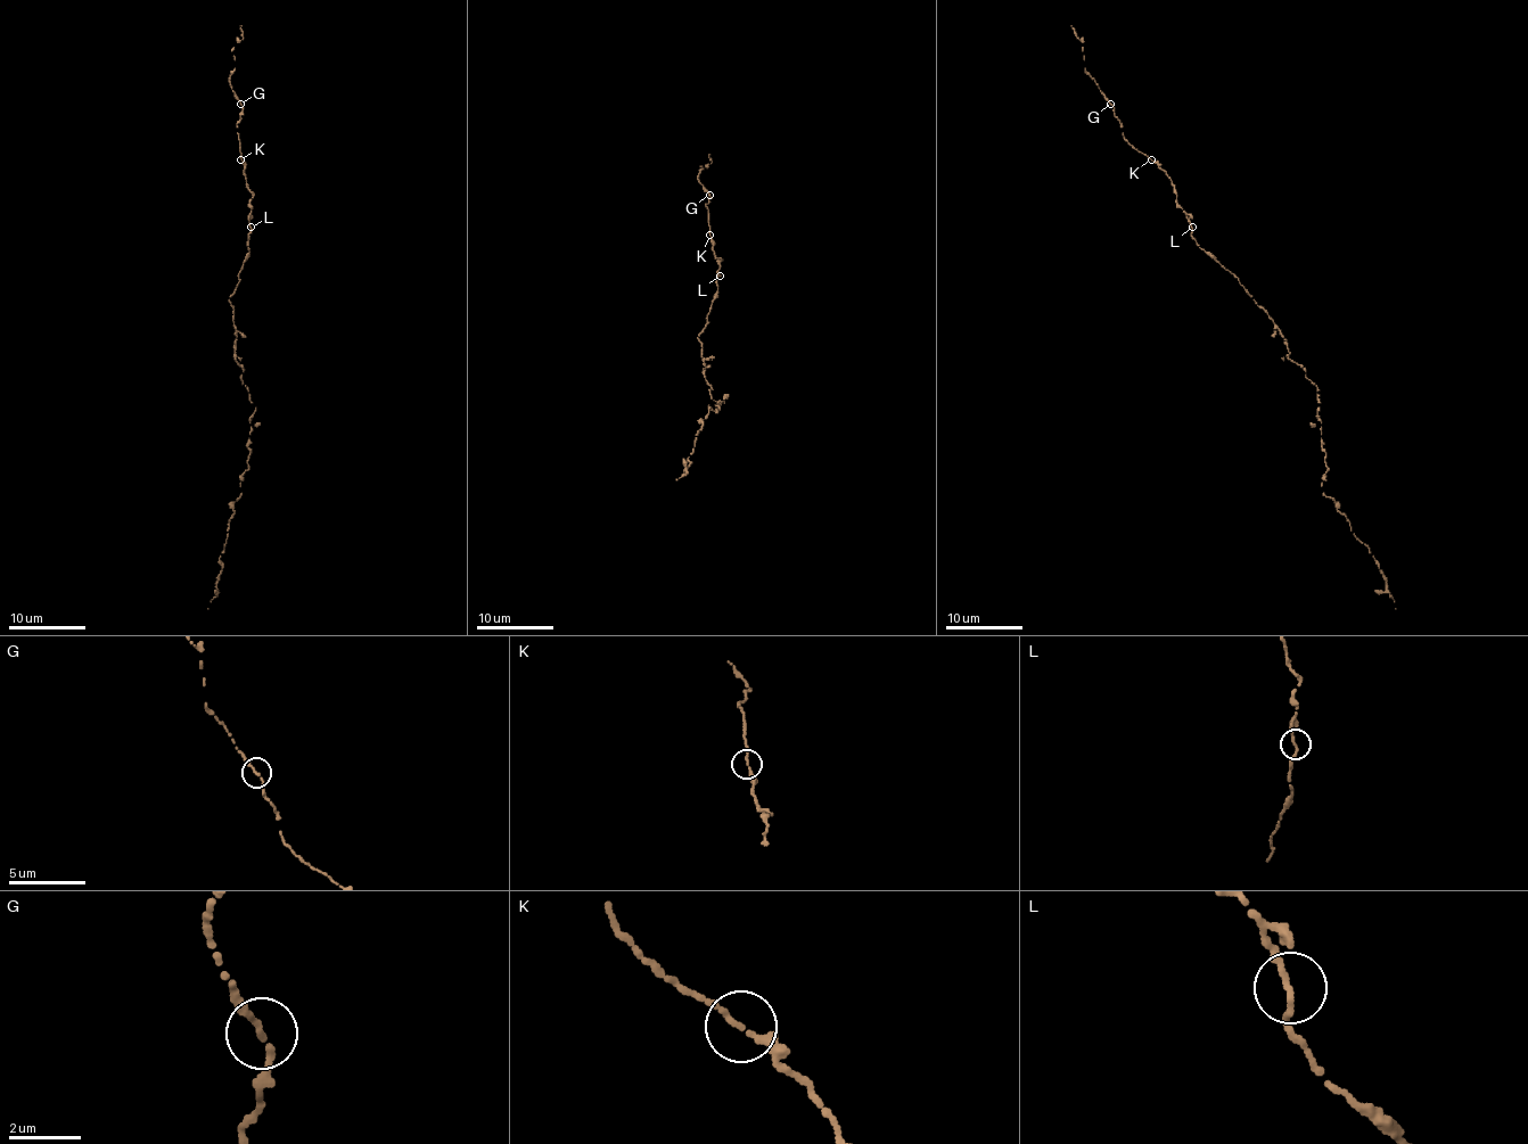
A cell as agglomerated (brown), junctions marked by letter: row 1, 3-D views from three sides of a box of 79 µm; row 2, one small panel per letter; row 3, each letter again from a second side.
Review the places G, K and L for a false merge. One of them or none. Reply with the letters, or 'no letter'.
no letter

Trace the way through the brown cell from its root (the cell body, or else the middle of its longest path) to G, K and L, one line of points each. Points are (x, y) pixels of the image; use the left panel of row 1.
G: (233, 315), (229, 296), (248, 254), (253, 198), (237, 134), (240, 104)
K: (233, 315), (229, 296), (239, 282), (239, 273), (248, 254), (253, 198), (240, 159)
L: (233, 315), (229, 296), (239, 282), (239, 273), (248, 254), (251, 227)

